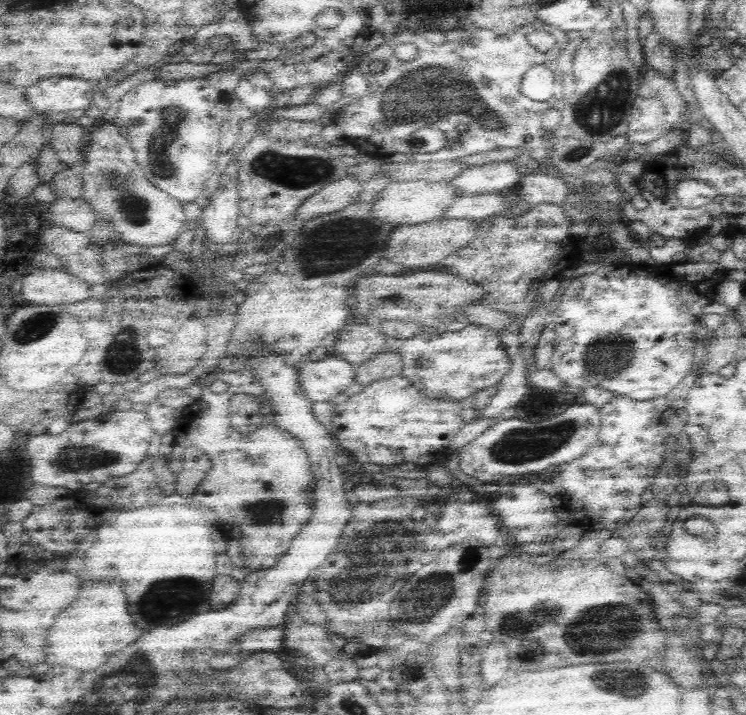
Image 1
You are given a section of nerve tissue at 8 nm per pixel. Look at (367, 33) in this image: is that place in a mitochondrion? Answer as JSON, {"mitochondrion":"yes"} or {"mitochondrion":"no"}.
{"mitochondrion":"no"}

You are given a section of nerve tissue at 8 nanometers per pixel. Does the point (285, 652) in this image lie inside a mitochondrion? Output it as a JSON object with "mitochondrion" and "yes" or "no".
{"mitochondrion":"no"}

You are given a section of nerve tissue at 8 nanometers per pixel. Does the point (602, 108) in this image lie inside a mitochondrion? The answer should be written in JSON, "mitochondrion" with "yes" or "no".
{"mitochondrion":"yes"}

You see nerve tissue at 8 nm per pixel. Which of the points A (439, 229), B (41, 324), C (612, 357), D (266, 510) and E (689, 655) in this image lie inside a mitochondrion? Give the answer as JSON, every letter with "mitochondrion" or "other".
{"A":"other","B":"mitochondrion","C":"mitochondrion","D":"mitochondrion","E":"other"}

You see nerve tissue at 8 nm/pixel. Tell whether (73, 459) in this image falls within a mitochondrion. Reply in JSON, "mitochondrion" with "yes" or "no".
{"mitochondrion":"yes"}

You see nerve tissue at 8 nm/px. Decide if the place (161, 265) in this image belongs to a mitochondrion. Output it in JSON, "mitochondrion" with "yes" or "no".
{"mitochondrion":"no"}

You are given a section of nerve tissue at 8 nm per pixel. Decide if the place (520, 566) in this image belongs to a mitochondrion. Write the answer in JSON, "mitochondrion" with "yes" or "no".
{"mitochondrion":"no"}

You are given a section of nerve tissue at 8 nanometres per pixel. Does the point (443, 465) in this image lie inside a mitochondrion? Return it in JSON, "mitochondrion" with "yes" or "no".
{"mitochondrion":"no"}

